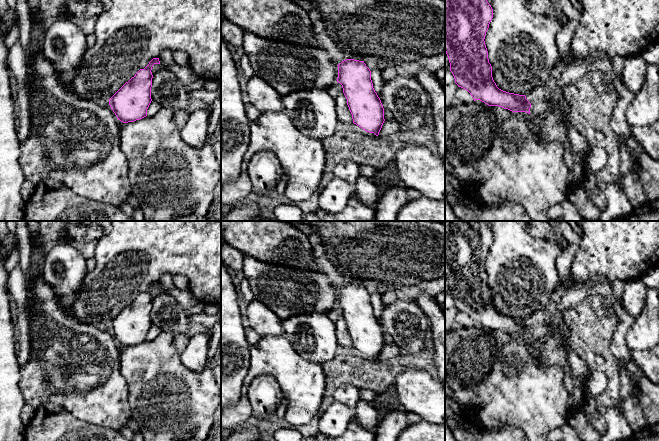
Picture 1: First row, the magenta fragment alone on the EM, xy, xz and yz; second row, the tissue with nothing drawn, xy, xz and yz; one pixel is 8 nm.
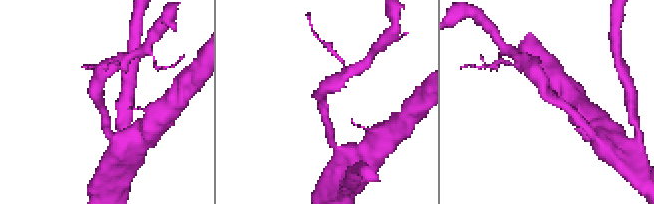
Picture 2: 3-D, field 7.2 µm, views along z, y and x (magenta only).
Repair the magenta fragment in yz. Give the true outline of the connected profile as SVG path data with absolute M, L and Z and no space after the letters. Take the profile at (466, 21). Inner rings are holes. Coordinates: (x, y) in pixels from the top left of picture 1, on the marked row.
M445 0L445 52L455 83L467 90L475 100L489 106L499 106L514 112L530 114L531 103L525 95L499 89L492 77L485 45L485 35L493 18L493 9L487 0Z

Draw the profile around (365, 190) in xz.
M359 175L354 184L354 197L365 205L371 205L379 200L381 192L371 179Z

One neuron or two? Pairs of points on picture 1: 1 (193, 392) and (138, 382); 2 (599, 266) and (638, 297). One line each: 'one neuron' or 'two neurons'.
1: one neuron
2: two neurons

